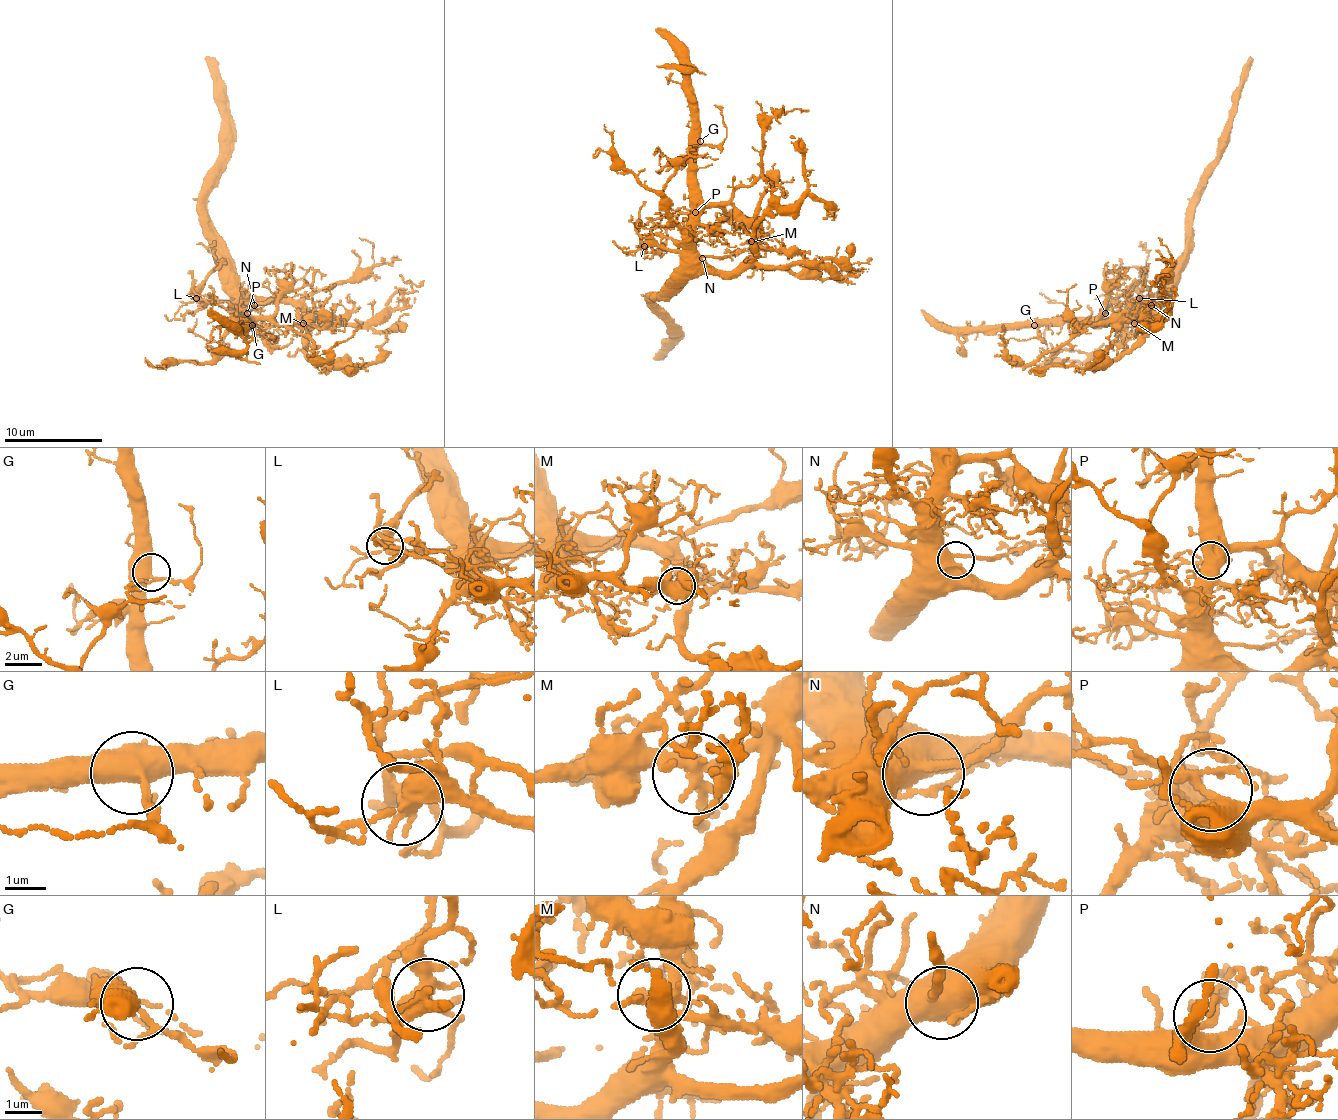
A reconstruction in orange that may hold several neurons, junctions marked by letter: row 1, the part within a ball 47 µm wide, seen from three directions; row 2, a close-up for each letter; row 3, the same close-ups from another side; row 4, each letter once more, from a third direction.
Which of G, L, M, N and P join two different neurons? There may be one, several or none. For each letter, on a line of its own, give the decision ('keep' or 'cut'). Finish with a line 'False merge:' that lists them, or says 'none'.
G: keep
L: keep
M: keep
N: keep
P: keep
False merge: none

